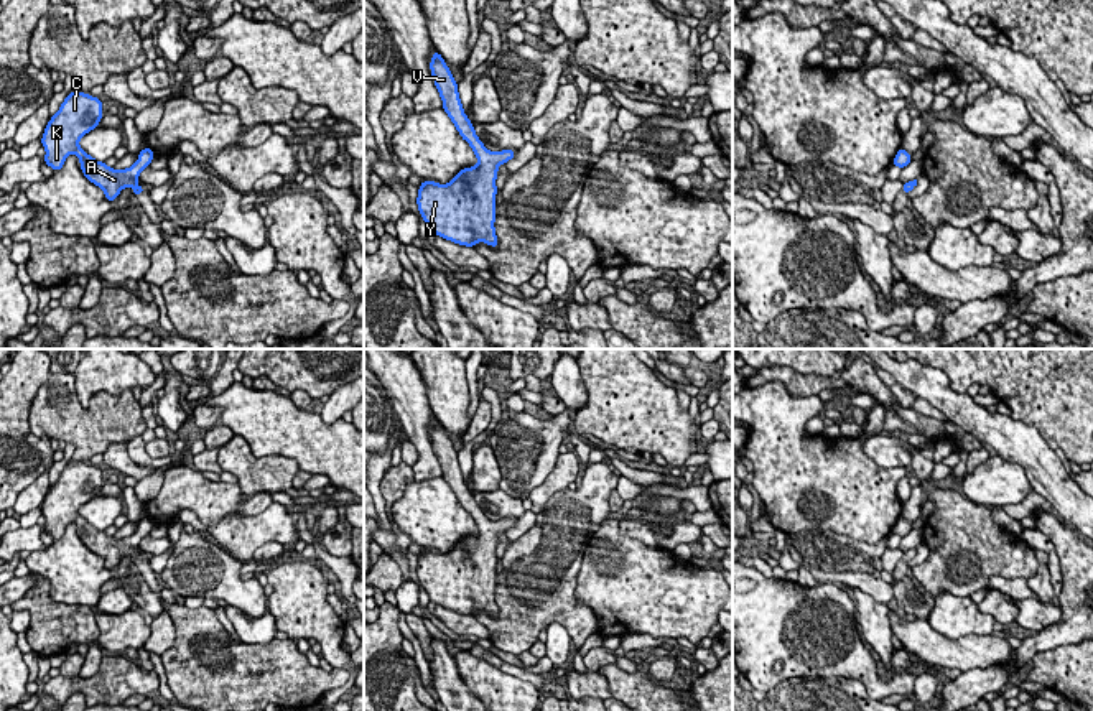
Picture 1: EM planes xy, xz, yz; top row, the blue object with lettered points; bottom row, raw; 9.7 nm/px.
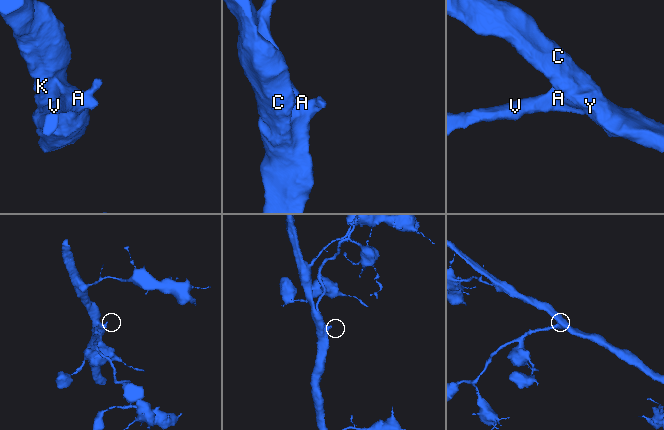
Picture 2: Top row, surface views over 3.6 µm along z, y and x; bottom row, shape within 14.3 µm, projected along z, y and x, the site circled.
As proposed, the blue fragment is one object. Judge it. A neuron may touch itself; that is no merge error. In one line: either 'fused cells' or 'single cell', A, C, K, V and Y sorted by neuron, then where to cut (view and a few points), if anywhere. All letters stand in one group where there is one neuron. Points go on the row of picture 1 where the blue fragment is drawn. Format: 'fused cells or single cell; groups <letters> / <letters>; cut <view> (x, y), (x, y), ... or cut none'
single cell; groups A C K V Y; cut none

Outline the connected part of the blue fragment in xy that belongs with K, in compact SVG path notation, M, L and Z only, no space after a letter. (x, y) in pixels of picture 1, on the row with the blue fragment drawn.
M69 92L43 132L41 145L46 150L43 161L53 171L59 171L69 155L77 155L82 174L104 189L107 201L114 202L120 191L128 186L138 196L147 191L137 184L137 179L155 158L151 148L140 150L138 160L130 168L117 171L104 161L97 161L79 146L79 140L99 127L102 115L102 100L99 97L86 92Z

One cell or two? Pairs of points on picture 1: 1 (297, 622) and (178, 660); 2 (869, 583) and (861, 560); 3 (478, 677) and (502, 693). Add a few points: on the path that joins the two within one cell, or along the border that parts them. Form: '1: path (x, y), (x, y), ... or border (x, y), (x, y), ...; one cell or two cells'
1: border (290, 637), (295, 641); two cells
2: path (868, 578), (861, 565); one cell
3: path (484, 682), (496, 693); one cell

